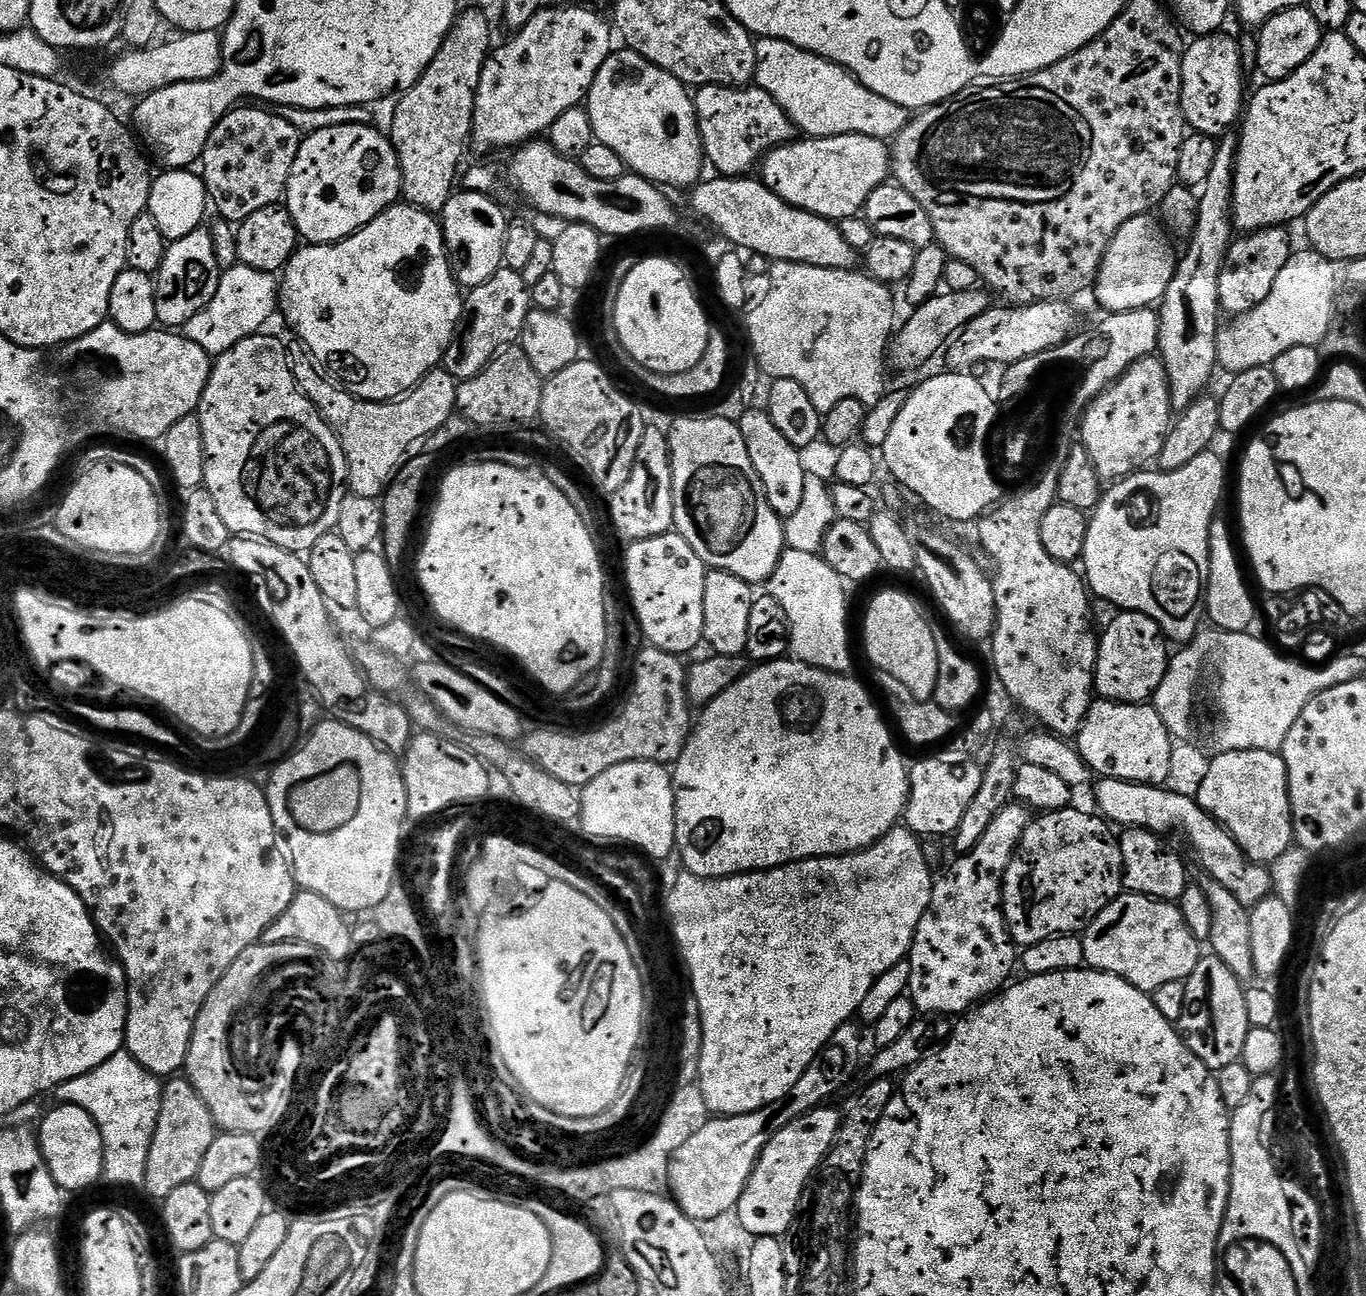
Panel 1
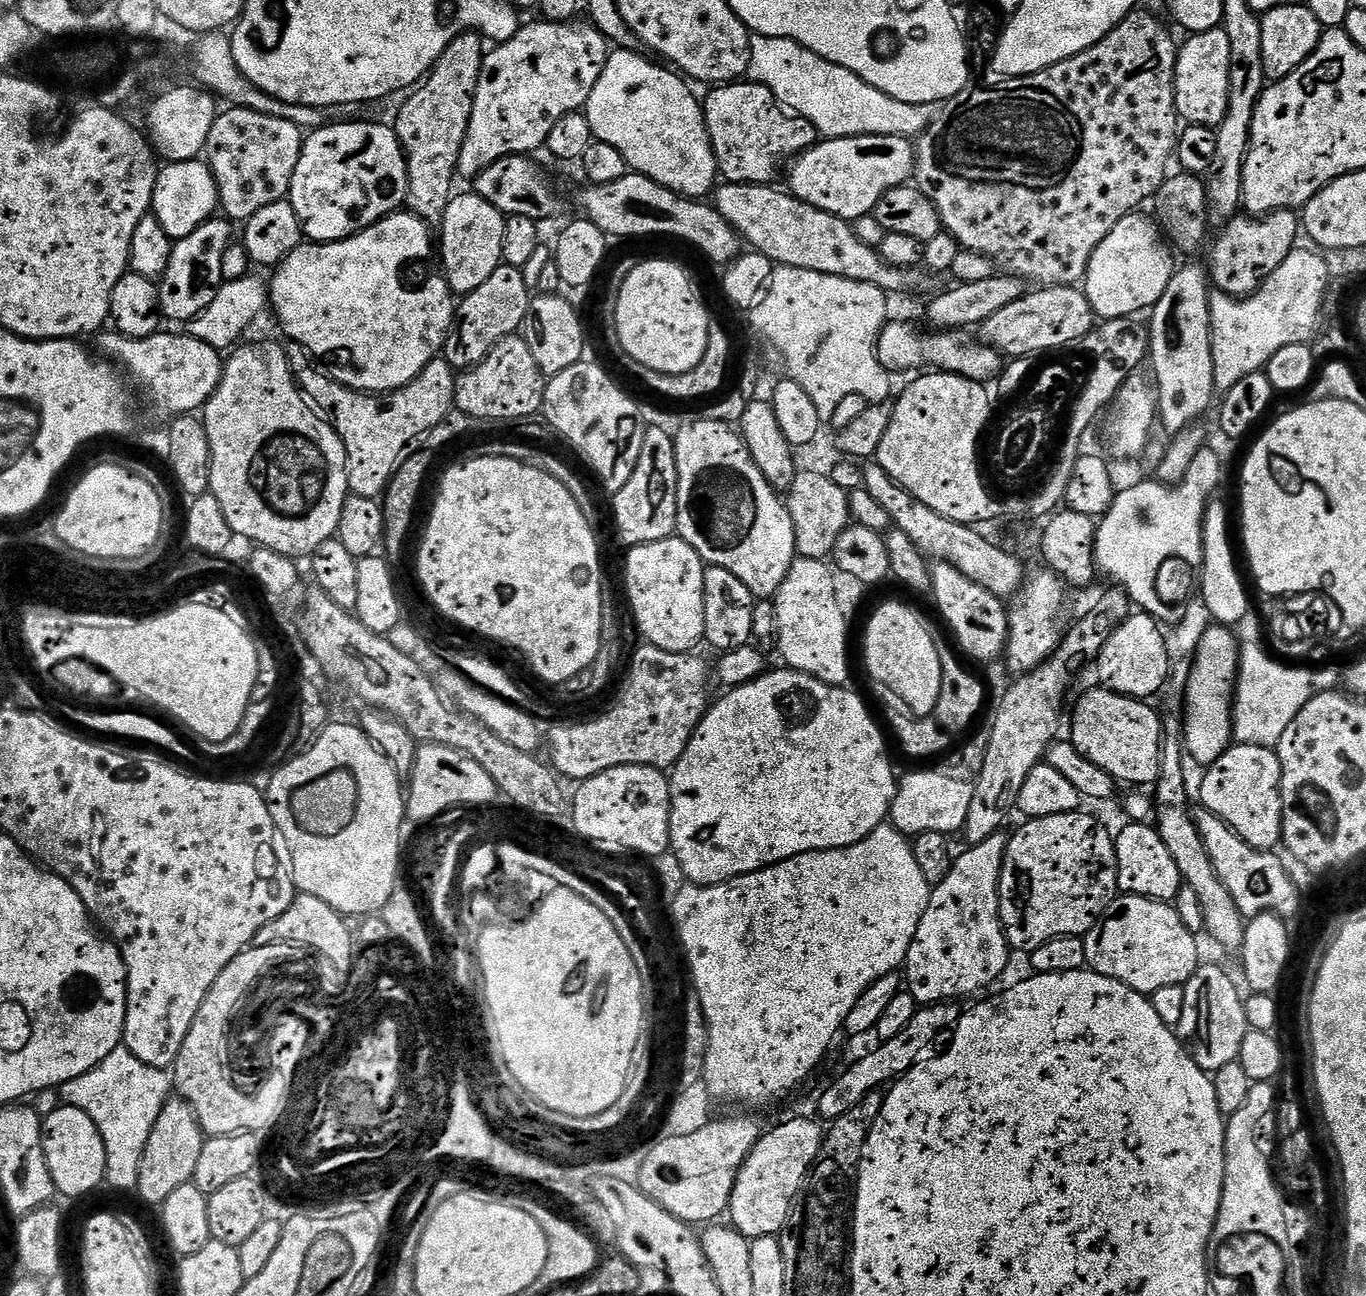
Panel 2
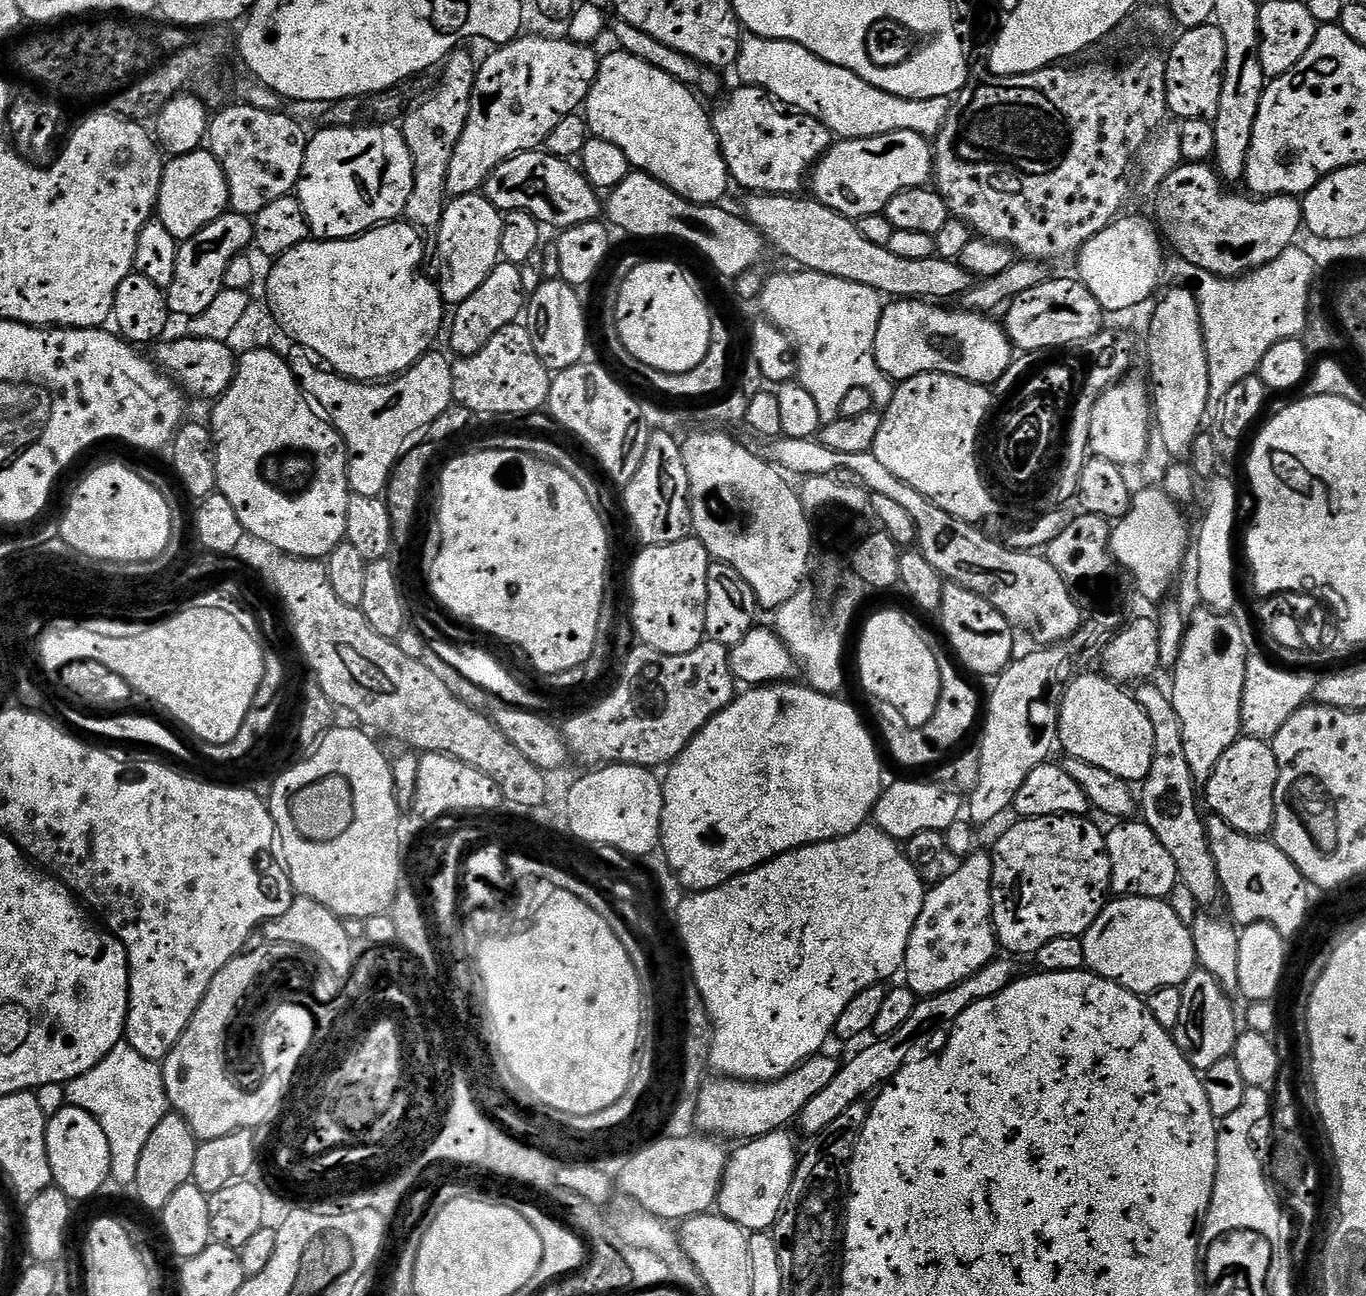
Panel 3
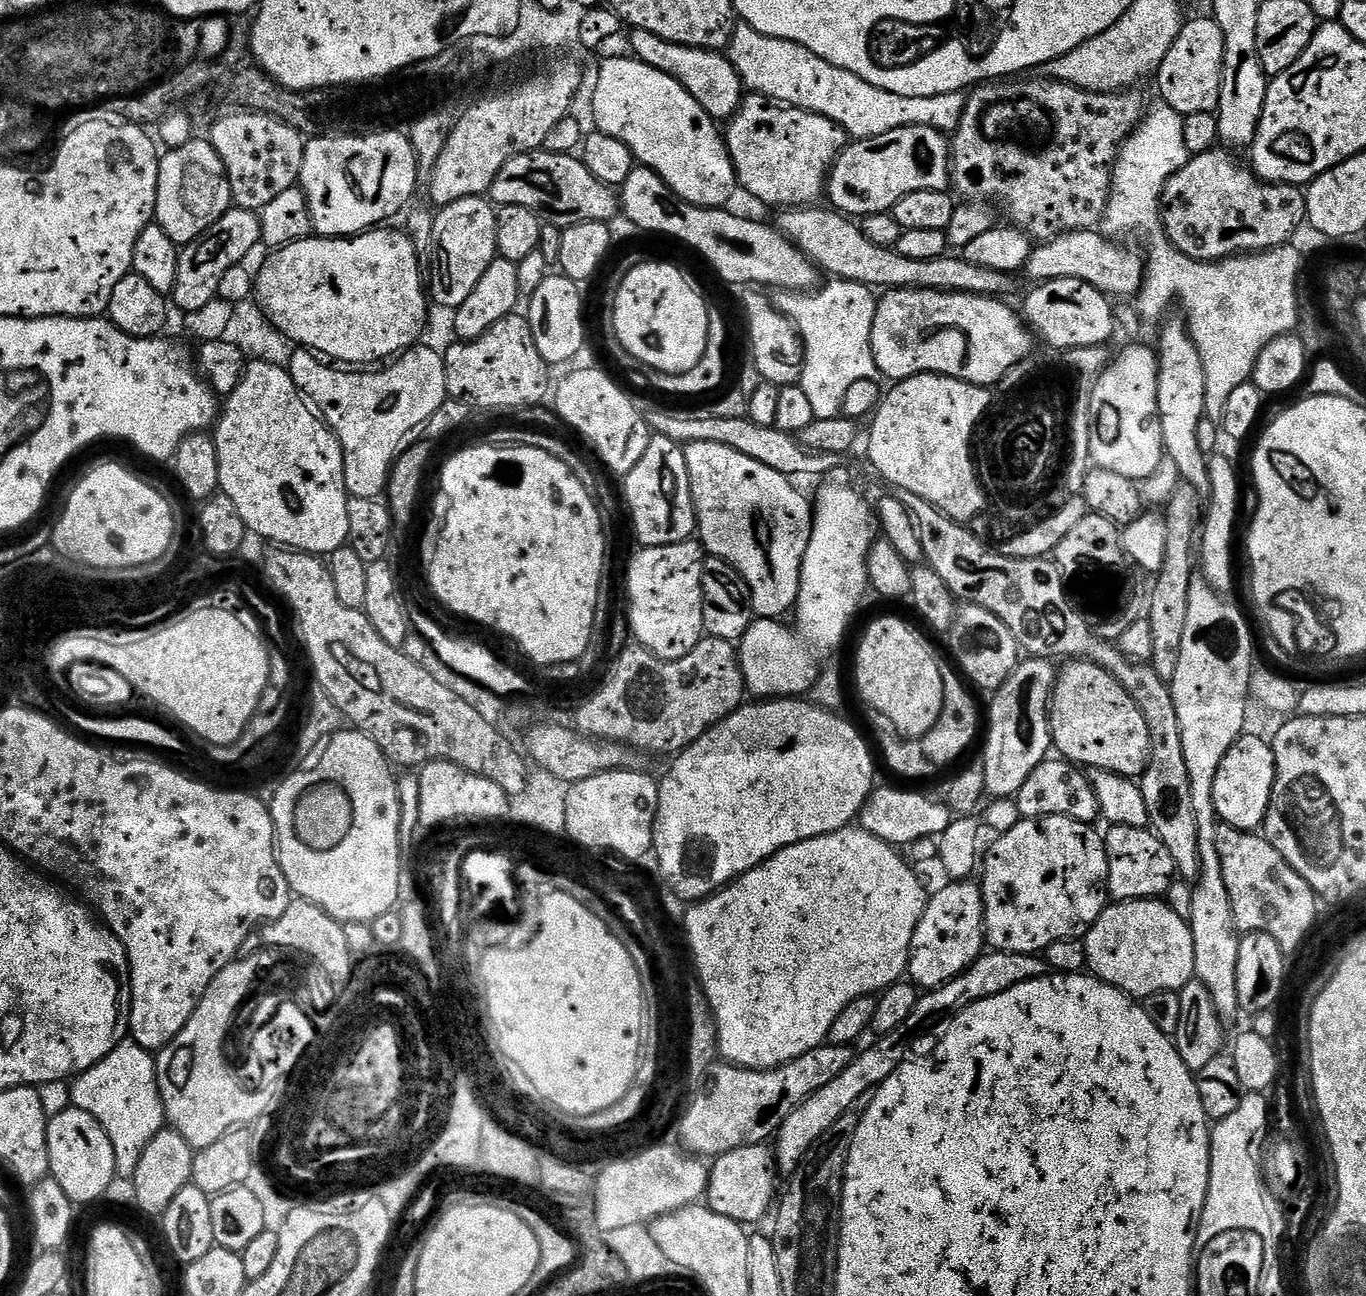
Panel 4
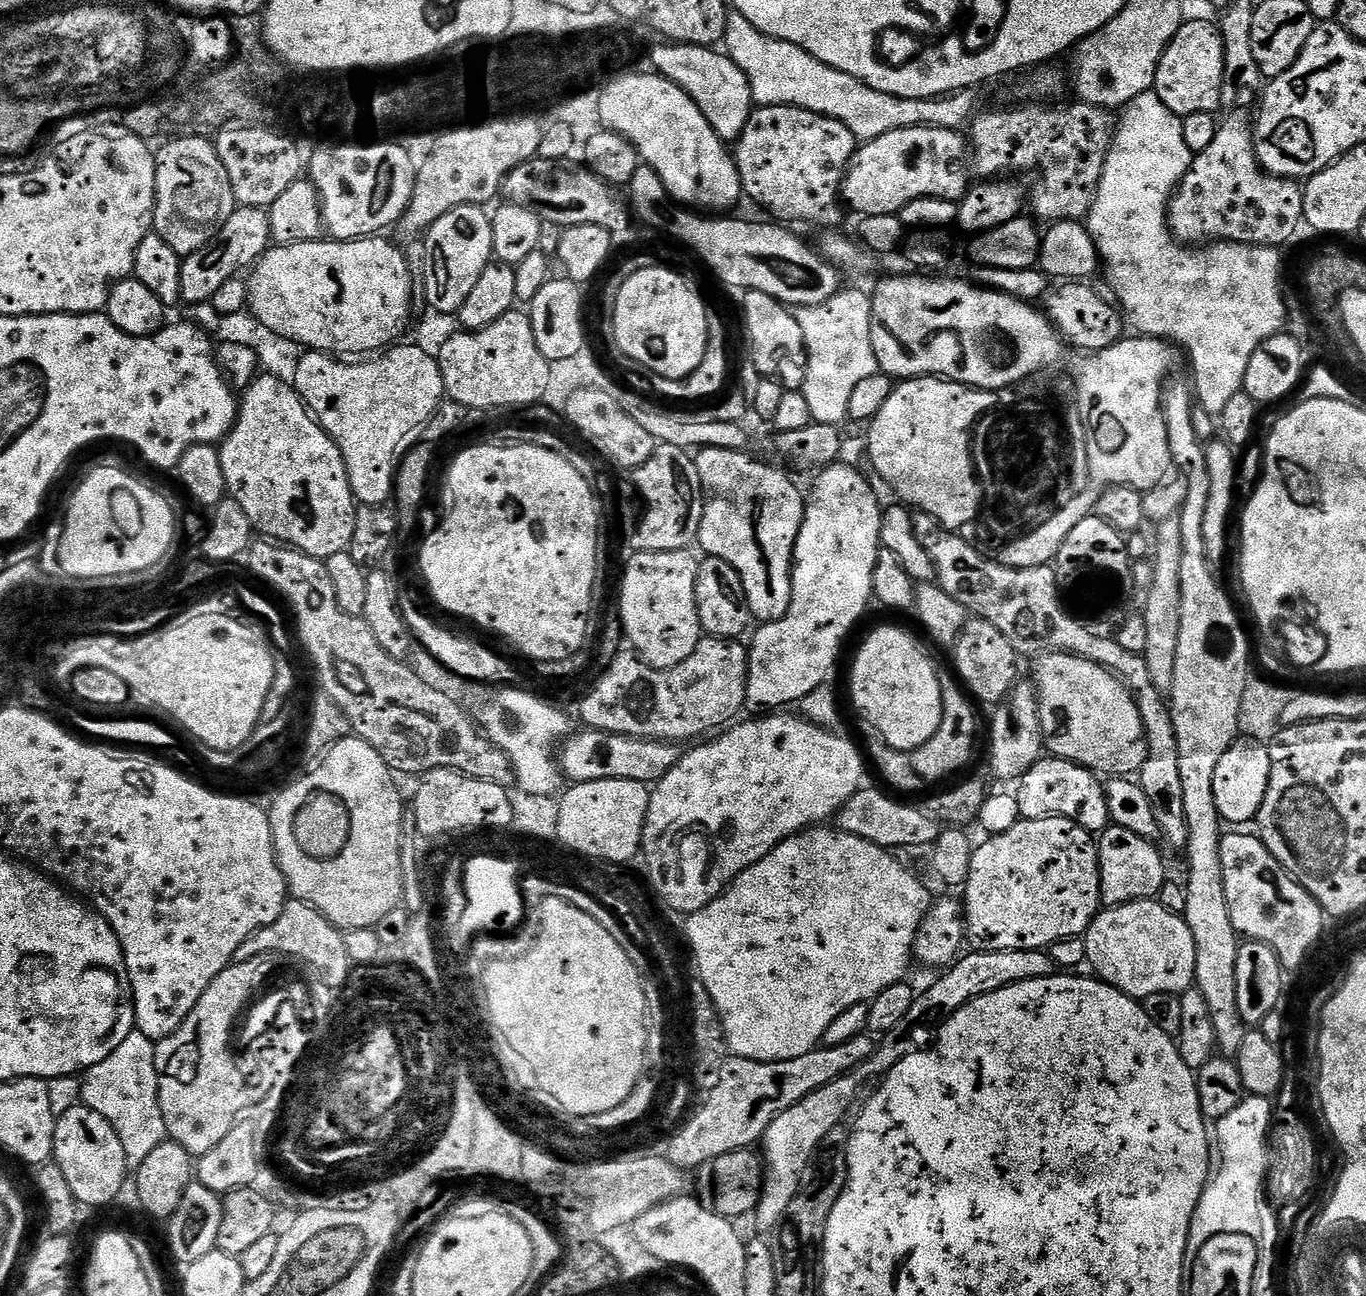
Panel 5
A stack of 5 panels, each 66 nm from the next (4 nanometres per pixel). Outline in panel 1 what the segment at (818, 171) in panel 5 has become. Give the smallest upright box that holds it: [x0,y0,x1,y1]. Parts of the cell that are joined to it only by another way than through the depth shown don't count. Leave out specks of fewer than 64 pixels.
[694,84,794,177]

